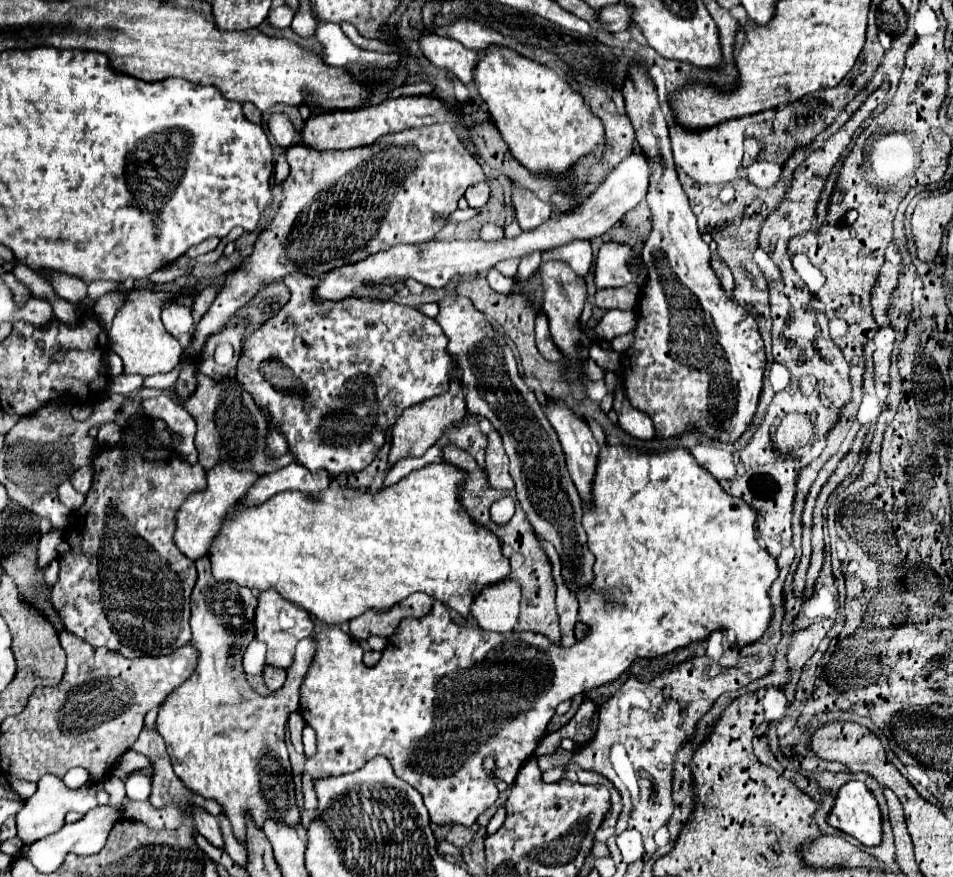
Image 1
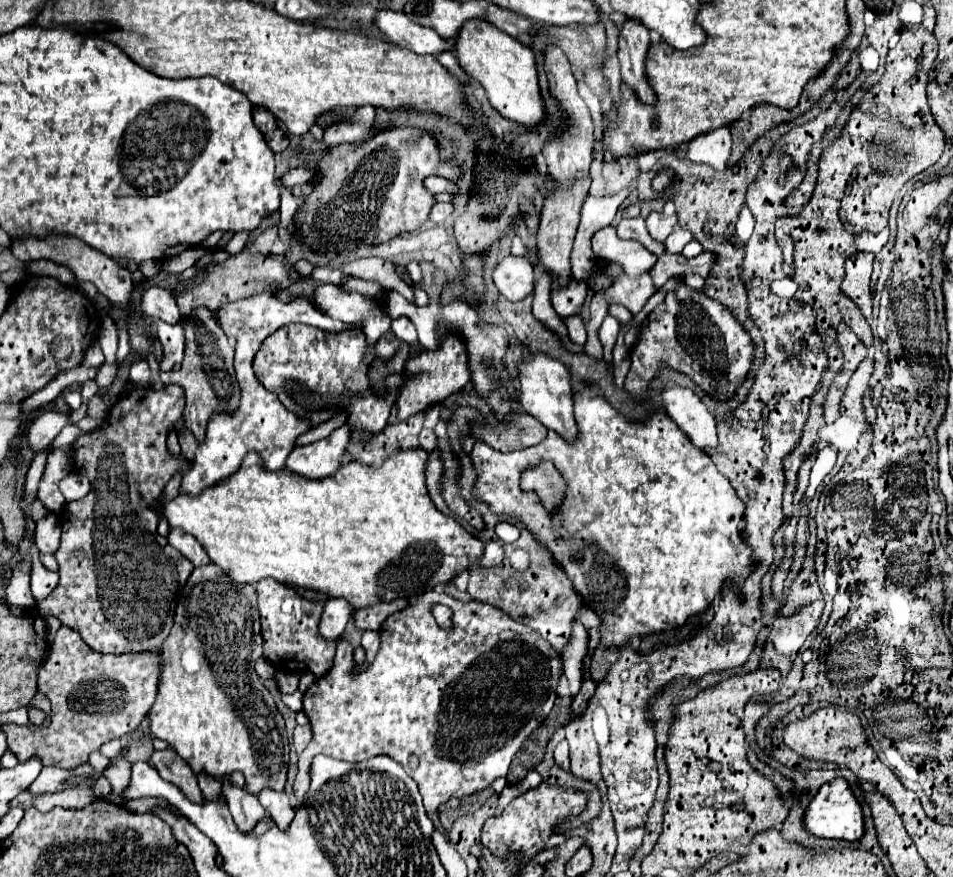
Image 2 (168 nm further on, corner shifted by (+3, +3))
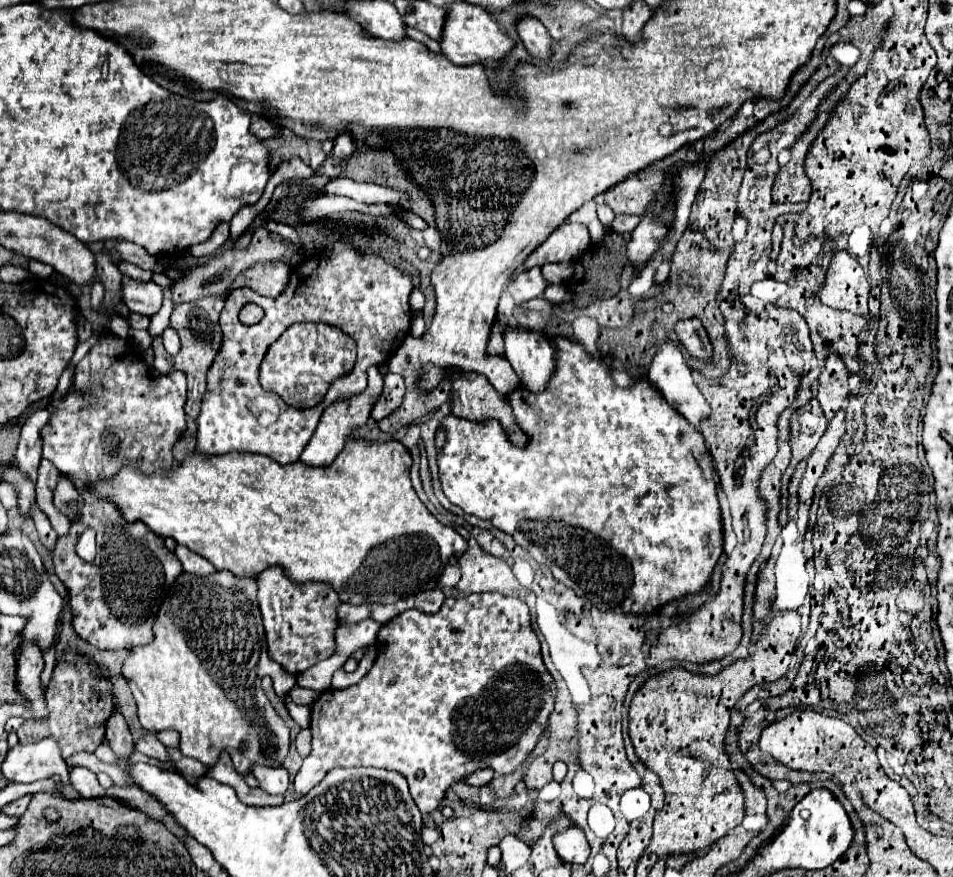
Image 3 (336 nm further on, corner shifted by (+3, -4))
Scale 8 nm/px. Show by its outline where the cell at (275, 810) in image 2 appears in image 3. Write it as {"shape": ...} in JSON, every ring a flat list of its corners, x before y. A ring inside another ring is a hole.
{"shape":[[255,764,253,774,257,776,261,788,269,794,285,794,287,784,289,784,289,774,283,766,279,768,271,768,271,766,263,766,263,764]]}

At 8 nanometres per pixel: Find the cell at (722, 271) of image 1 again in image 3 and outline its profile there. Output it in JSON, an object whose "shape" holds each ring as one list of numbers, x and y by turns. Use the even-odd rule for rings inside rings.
{"shape":[[617,214,615,220,611,222,611,228,615,232,631,232,635,228,635,224,639,224,639,216,631,216,631,214]]}

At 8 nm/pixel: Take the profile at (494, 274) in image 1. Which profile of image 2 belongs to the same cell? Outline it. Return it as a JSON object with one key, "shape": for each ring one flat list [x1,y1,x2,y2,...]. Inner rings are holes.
{"shape":[[507,255,493,271,493,283,509,301,521,301,533,291,535,275,529,259]]}

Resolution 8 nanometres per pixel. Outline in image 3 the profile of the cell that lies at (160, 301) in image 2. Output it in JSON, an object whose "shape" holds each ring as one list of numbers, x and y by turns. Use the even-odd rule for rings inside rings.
{"shape":[[123,276,121,292,123,292,125,306,131,312,153,316,161,308,163,292,155,282,141,282,141,280,133,280,129,276]]}

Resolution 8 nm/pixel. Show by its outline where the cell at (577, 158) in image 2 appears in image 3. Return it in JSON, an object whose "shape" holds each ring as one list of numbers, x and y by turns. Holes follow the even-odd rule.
{"shape":[[521,16,515,20,515,28,525,48,533,58,547,60,551,56,551,36,535,16]]}

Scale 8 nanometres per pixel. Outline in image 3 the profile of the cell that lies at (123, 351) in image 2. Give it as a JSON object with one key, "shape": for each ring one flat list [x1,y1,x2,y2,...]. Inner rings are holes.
{"shape":[[113,316,110,322,110,331,120,338,128,337,129,326,124,317]]}

